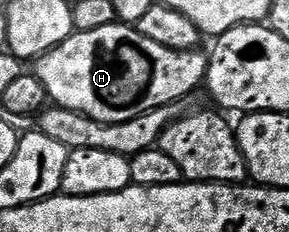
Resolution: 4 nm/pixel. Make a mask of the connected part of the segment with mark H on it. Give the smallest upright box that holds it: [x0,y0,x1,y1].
[33,23,209,123]

